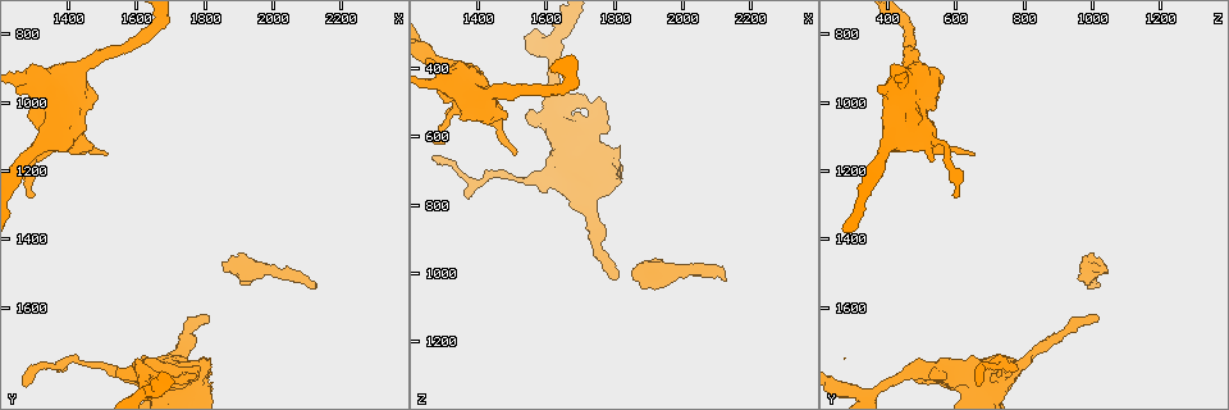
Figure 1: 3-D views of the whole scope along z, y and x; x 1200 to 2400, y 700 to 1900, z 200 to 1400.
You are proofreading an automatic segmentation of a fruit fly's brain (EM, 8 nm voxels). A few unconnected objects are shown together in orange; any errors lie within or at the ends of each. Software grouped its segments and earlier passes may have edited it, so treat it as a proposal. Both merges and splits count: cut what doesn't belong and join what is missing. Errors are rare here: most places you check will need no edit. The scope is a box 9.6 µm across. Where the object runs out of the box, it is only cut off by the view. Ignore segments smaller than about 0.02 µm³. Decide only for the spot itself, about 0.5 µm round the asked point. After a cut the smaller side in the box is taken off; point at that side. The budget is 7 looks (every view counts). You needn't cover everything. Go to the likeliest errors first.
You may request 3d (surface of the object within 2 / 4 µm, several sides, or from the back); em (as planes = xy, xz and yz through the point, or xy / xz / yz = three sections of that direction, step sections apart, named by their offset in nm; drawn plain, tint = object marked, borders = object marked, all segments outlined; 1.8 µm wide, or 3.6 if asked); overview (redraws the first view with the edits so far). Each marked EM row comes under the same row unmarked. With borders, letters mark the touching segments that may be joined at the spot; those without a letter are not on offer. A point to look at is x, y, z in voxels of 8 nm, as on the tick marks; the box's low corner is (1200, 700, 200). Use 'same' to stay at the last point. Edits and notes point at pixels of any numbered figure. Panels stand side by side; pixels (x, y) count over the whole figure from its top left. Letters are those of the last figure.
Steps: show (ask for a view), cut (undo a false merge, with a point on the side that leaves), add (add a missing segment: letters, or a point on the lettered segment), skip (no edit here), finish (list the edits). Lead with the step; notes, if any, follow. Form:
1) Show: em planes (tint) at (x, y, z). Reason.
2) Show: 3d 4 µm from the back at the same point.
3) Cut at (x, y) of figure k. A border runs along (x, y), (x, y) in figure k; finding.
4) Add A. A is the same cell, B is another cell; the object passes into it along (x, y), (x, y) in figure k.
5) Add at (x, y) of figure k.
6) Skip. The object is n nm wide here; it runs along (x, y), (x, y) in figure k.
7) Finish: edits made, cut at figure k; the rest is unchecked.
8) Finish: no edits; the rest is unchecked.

Show: em xz step 16 (tint) at (2120, 1540, 1010).

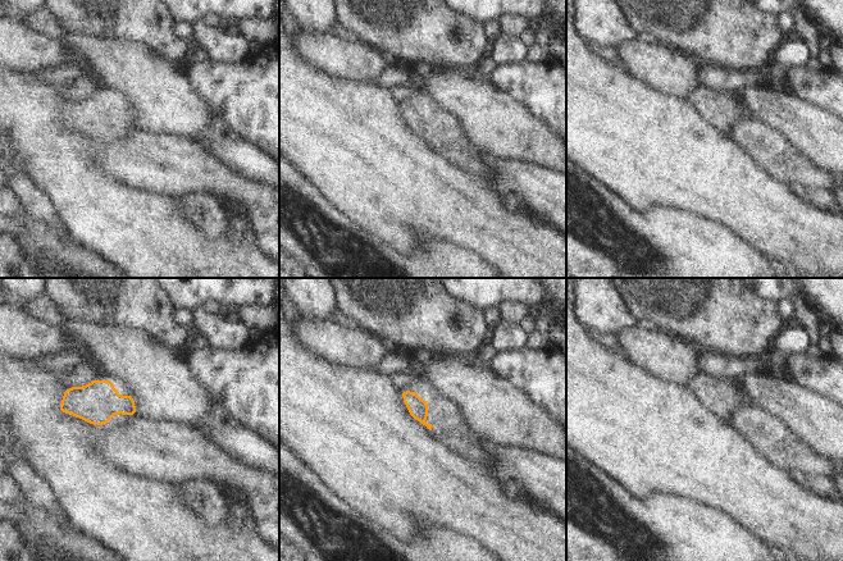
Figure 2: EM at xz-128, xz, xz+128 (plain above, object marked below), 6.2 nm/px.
Show: em planes (borders) at the same point. Cut it another way.

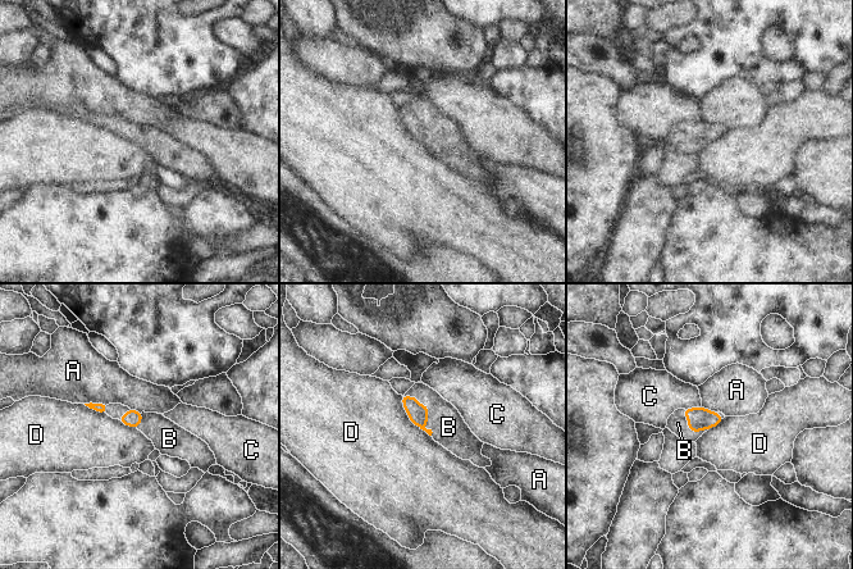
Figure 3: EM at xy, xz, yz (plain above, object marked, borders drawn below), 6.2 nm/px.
Add B. B is the same cell, A, C and D are other cells; the object passes into it along (416, 413), (428, 408), (448, 427) in figure 3; the neuron continues.

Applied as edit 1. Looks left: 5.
Show: 3d 4 µm at (1270, 1830, 680). Thin end.

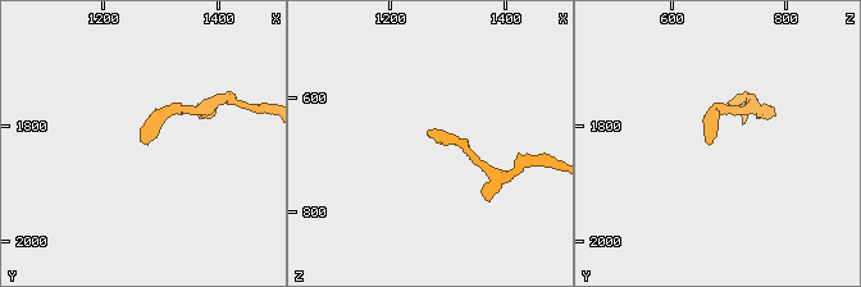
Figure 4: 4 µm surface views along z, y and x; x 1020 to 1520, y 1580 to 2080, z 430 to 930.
Show: em 3.6 µm xy step 16 (borders) at (1275, 1835, 675).

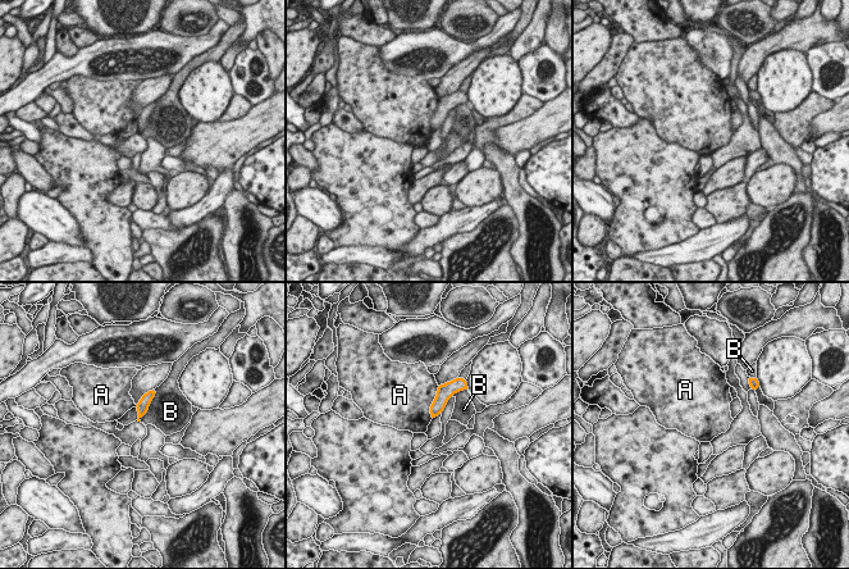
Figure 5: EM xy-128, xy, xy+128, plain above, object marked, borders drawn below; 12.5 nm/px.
Show: em 3.6 µm planes (borders) at the same point. Cut it another way.

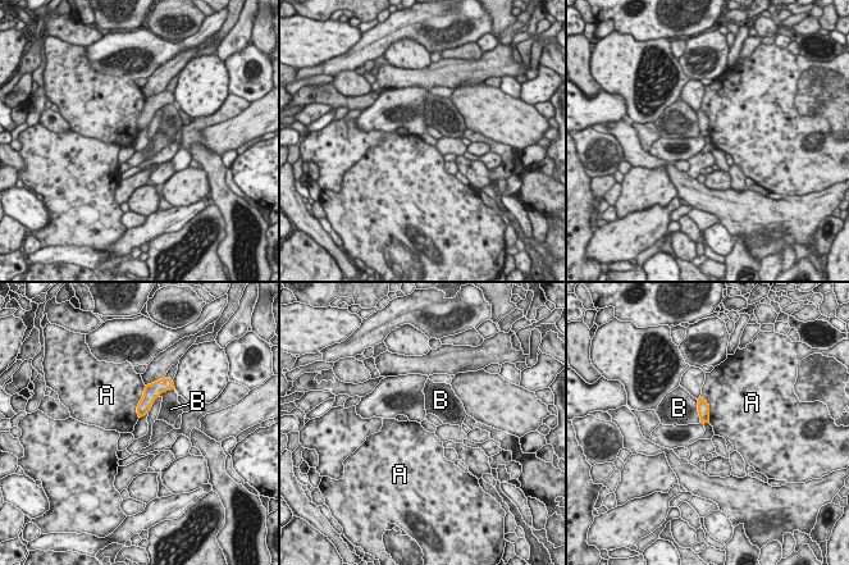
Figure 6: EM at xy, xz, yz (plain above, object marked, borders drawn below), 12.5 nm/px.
Skip. The longest contact is with A, 420 nm; A and B are other cells; a border runs along (145, 386), (137, 406), (137, 418) in figure 6; none of them fits.

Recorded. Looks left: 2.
Finish: edits made, add at figure 3; the rest is unchecked.

